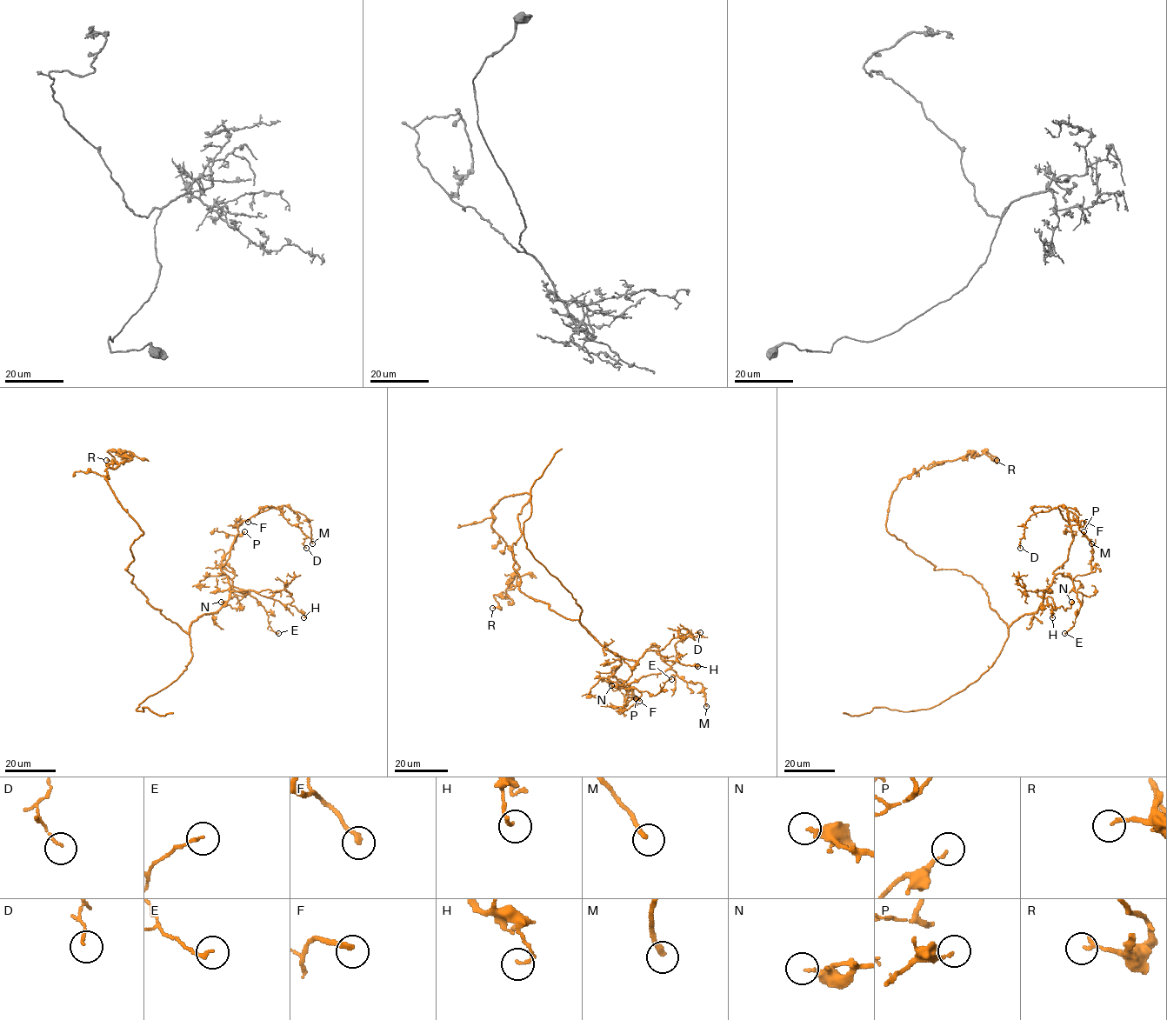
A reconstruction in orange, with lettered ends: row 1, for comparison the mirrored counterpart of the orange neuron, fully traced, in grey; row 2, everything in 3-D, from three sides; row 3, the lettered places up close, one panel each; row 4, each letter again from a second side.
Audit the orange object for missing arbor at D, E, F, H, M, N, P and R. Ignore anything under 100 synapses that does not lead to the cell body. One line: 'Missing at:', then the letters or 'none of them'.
Missing at: none of them

